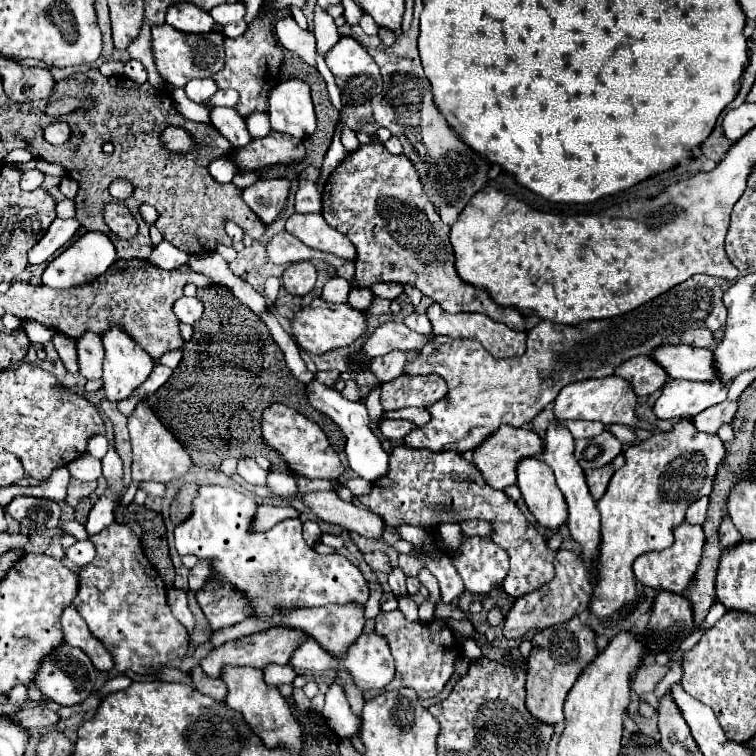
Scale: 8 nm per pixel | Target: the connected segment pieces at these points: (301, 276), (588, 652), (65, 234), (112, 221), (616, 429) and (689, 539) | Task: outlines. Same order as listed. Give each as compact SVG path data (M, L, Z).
M311 262L291 264L283 274L283 286L291 296L305 296L315 288L317 270Z
M579 616L539 630L533 640L533 650L529 654L529 670L527 670L527 708L529 712L547 724L557 724L563 720L563 702L579 678L583 666L589 664L597 656L595 632L579 620Z
M55 218L49 230L45 232L45 236L31 248L29 262L31 264L47 262L59 248L63 248L75 236L79 228L81 228L81 222L77 218L67 218L67 220Z
M109 202L107 206L103 206L103 220L120 238L128 239L128 235L136 234L138 224L131 216L129 208L123 204Z
M615 424L615 426L607 426L607 430L609 430L609 432L613 432L613 434L615 434L619 440L623 440L623 442L633 442L633 440L635 440L633 432L631 432L629 428L621 426L621 424Z
M681 522L681 524L675 528L675 542L673 542L673 546L669 546L667 550L661 550L661 552L641 554L641 556L635 560L635 564L633 564L635 578L637 578L639 582L643 582L645 586L651 586L651 588L655 588L655 590L661 590L661 588L663 588L663 590L681 594L681 592L687 588L691 576L693 576L695 570L697 570L703 542L705 542L705 536L703 536L701 526L691 526L691 524L687 524L687 522Z

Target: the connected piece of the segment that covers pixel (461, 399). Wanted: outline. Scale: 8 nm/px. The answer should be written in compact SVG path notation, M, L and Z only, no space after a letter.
M695 274L623 316L589 320L577 326L543 320L531 330L531 336L527 336L527 352L519 358L497 360L477 340L435 336L421 350L419 358L407 364L405 374L441 374L449 386L449 400L443 398L427 408L431 422L409 432L405 436L405 446L419 450L427 448L433 452L467 452L479 446L479 442L489 438L503 424L521 428L551 404L561 388L571 382L611 376L621 362L651 354L665 344L671 334L681 334L691 328L707 328L711 332L723 328L727 308L721 298L729 286L733 286L733 282Z

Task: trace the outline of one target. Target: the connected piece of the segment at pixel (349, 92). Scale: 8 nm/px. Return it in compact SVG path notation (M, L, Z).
M341 36L327 52L325 62L335 76L343 104L359 106L381 92L379 66L355 38Z

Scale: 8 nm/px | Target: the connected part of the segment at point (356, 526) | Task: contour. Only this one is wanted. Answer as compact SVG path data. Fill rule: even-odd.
M309 492L299 496L319 520L339 524L365 538L381 538L385 532L383 518L353 502L343 502L335 492Z

